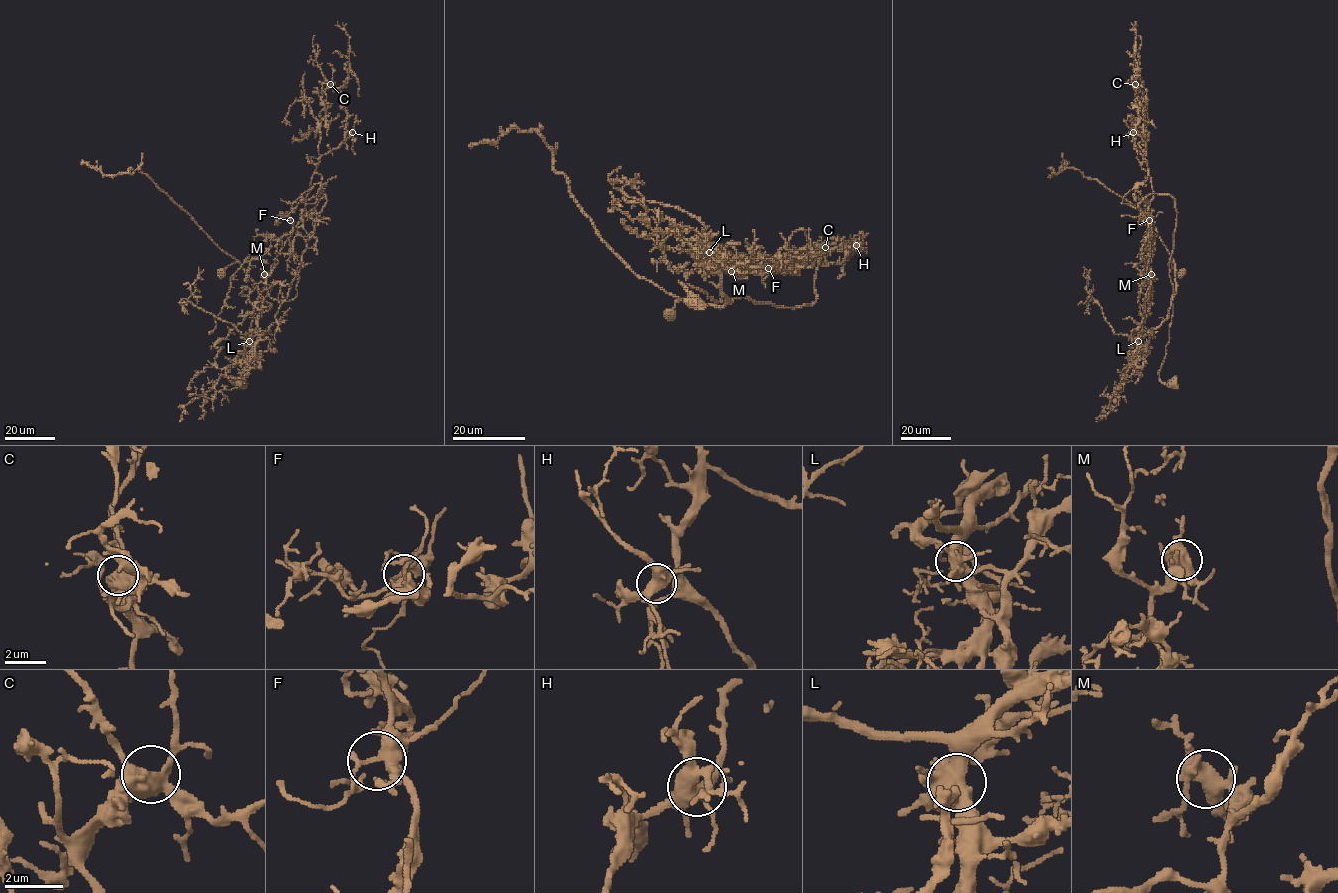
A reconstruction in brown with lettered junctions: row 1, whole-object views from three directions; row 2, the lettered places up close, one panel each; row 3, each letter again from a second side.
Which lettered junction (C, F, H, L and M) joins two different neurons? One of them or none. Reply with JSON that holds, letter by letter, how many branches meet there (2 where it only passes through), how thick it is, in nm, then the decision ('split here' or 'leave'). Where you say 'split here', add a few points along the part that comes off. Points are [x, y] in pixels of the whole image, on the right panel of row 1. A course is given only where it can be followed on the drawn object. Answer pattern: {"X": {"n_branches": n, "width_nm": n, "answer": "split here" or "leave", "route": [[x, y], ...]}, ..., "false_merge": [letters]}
{"C": {"n_branches": 6, "width_nm": 460, "answer": "leave"}, "F": {"n_branches": 7, "width_nm": 400, "answer": "leave"}, "H": {"n_branches": 7, "width_nm": 460, "answer": "leave"}, "L": {"n_branches": 7, "width_nm": 600, "answer": "split here", "route": [[1138, 341], [1168, 313], [1176, 285], [1175, 263], [1155, 227], [1137, 207], [1071, 167], [1052, 175], [1064, 164]]}, "M": {"n_branches": 6, "width_nm": 480, "answer": "leave"}, "false_merge": ["L"]}

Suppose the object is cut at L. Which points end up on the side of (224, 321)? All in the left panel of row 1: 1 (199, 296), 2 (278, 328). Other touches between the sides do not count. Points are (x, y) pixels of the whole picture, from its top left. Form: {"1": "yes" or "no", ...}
{"1": "yes", "2": "no"}

